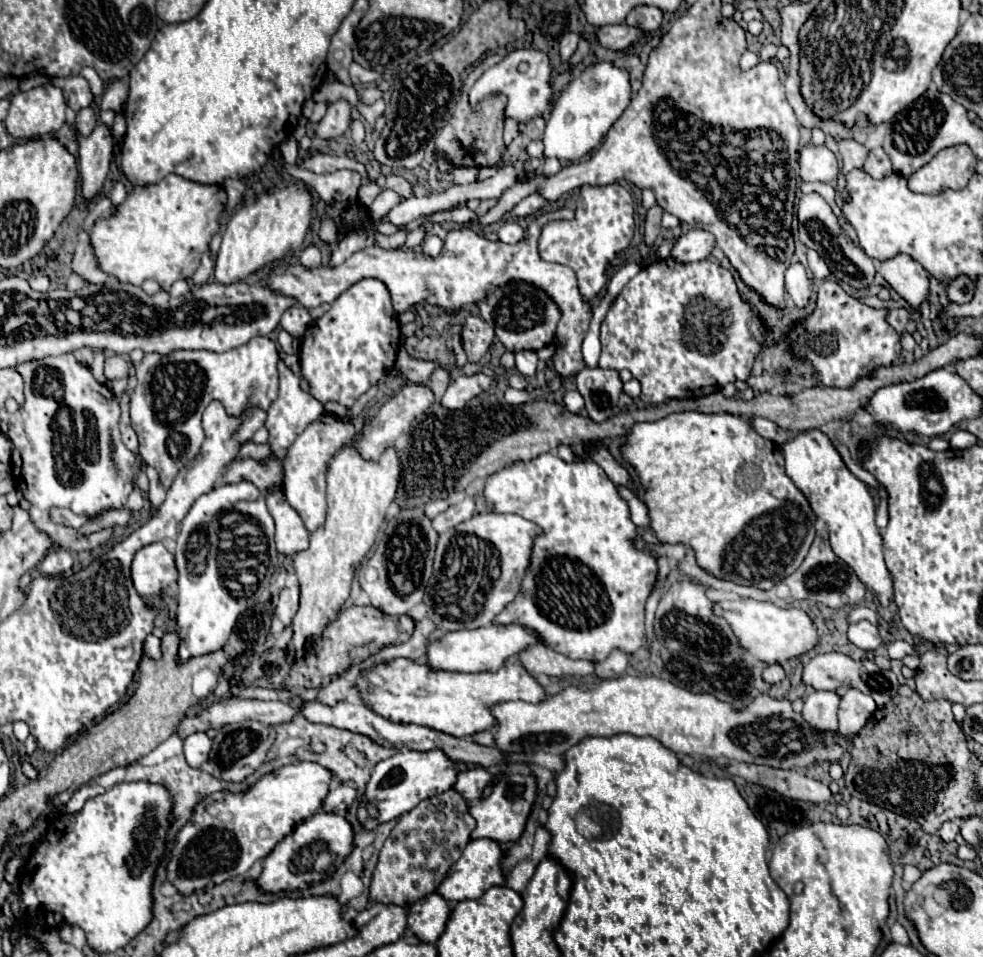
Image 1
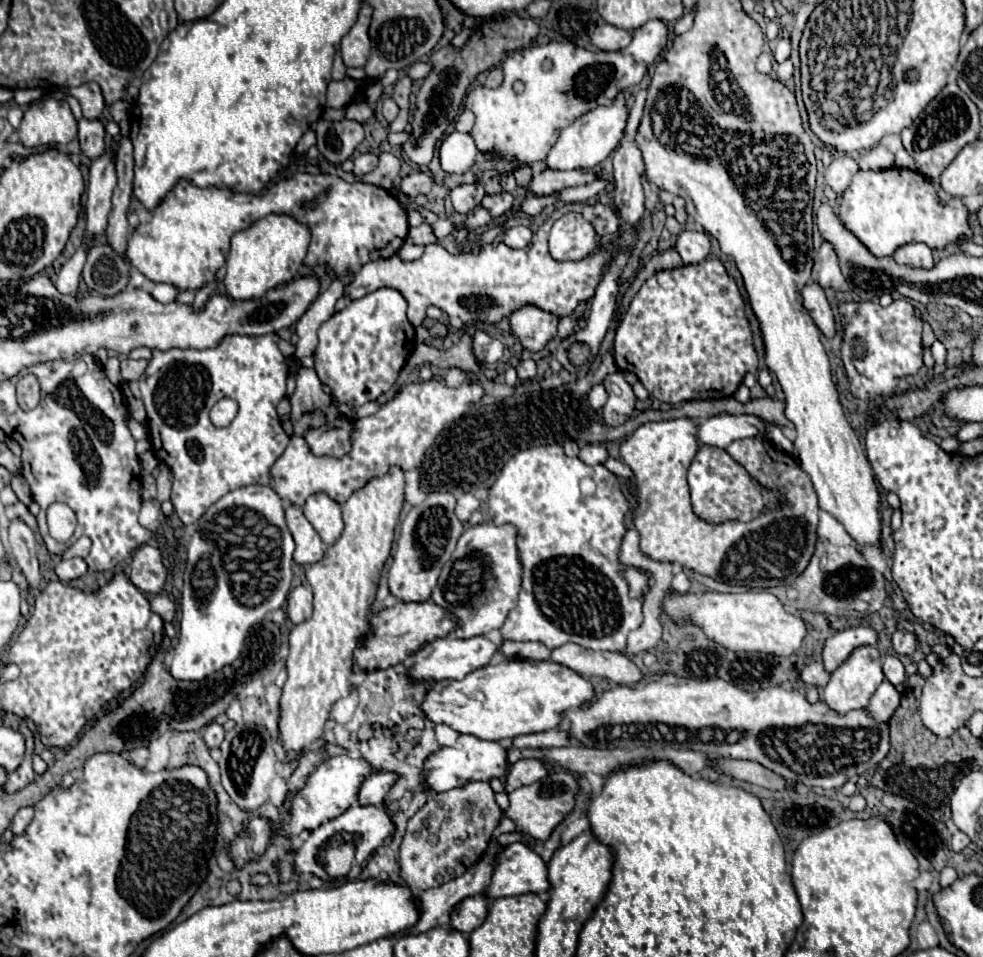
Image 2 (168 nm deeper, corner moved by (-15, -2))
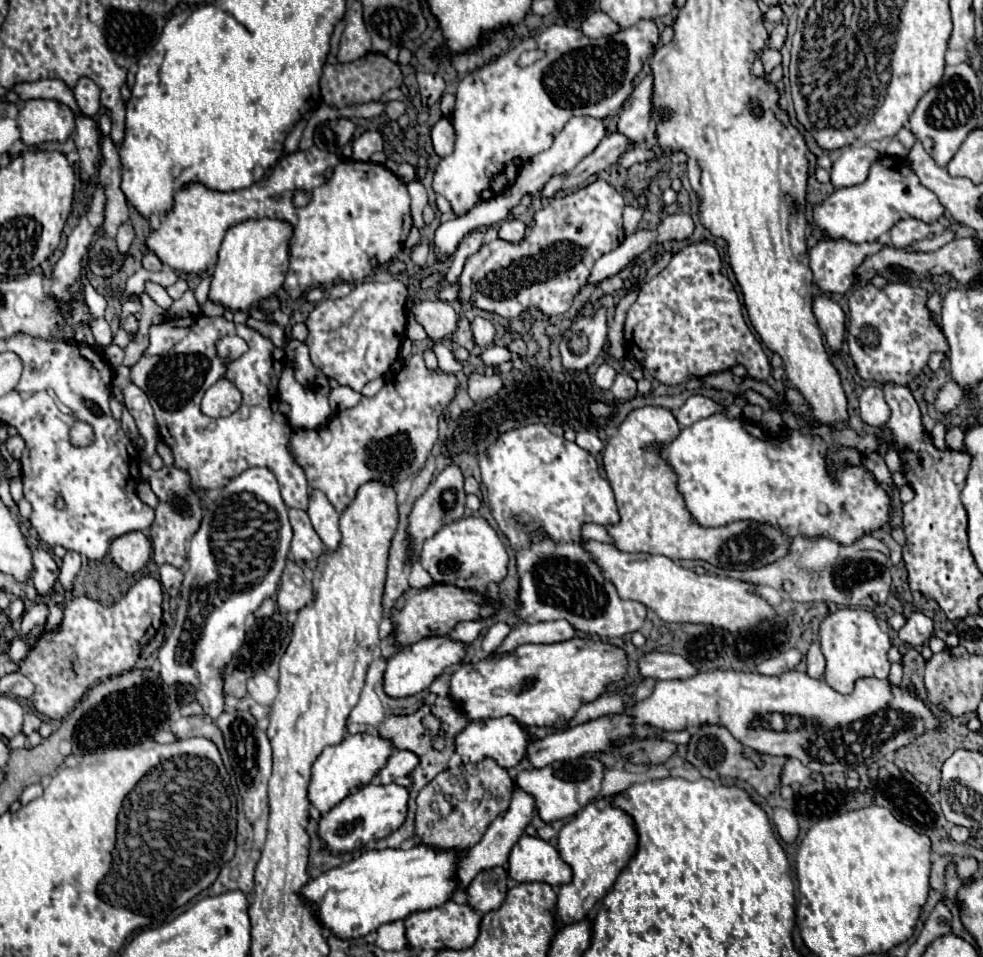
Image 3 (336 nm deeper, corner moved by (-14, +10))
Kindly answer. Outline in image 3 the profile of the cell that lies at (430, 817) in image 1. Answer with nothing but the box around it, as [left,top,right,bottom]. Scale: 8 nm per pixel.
[415,760,513,850]

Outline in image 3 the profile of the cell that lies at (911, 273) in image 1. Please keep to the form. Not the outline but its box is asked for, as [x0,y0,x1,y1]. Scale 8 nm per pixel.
[891,218,929,248]

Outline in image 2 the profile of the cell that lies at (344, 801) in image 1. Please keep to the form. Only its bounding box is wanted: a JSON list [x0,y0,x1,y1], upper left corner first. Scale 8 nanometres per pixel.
[358,772,400,808]

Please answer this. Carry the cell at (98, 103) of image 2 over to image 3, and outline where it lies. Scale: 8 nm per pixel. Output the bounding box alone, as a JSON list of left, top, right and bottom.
[75,78,99,116]

